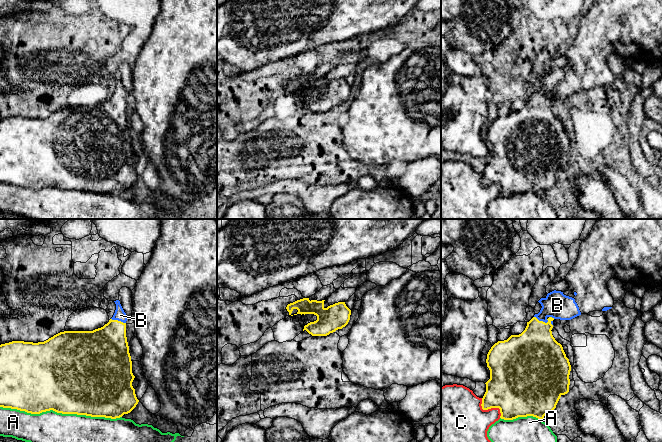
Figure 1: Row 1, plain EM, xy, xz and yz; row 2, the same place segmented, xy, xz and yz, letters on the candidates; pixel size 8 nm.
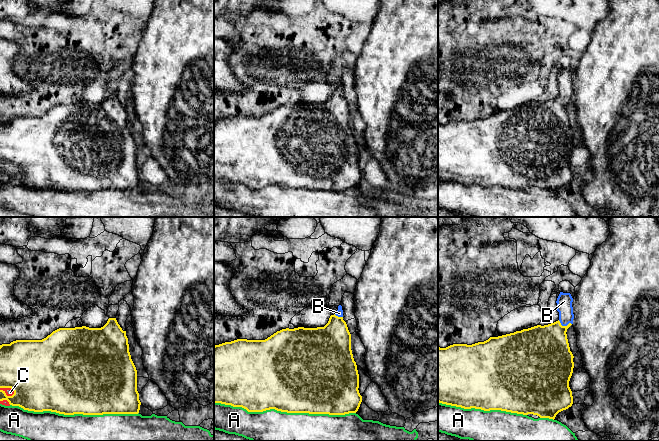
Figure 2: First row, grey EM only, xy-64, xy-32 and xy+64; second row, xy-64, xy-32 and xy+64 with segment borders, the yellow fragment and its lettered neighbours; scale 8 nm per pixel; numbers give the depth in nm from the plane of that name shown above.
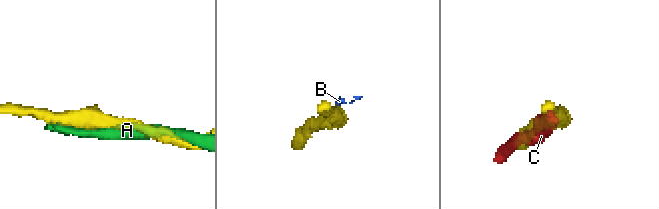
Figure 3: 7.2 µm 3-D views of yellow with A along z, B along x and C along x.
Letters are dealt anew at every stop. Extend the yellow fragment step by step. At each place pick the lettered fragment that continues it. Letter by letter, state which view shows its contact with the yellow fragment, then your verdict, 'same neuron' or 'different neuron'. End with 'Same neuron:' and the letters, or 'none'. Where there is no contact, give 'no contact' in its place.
A: contact in xy; different neuron
B: contact in yz; same neuron
C: contact in yz; different neuron
Same neuron: B

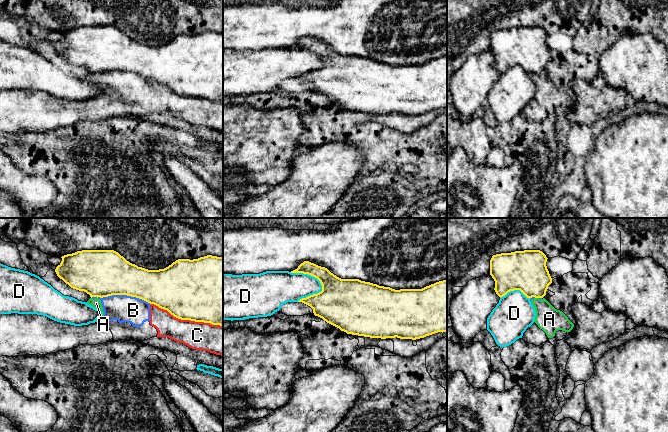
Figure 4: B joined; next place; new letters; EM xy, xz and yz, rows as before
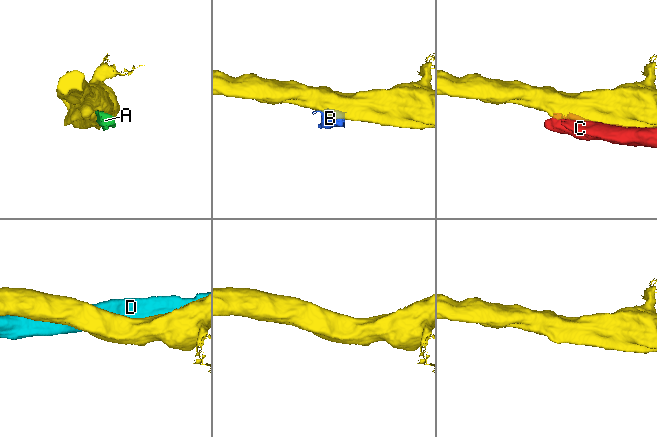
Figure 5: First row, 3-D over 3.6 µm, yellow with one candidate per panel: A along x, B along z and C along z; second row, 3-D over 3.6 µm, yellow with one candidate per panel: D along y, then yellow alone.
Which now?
A: contact in yz; different neuron
B: contact in xy; different neuron
C: contact in xy; different neuron
D: contact in xz; different neuron
Same neuron: none

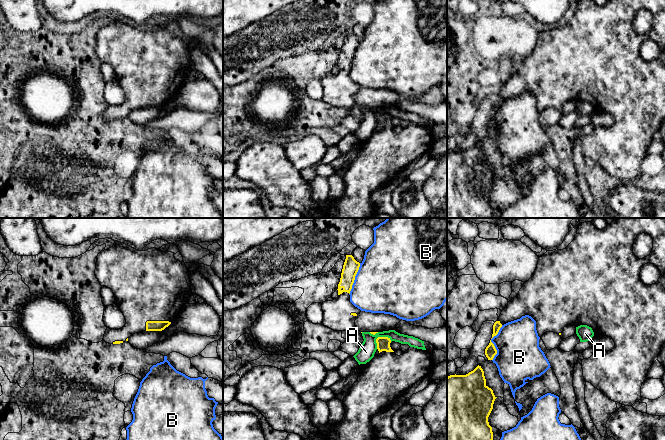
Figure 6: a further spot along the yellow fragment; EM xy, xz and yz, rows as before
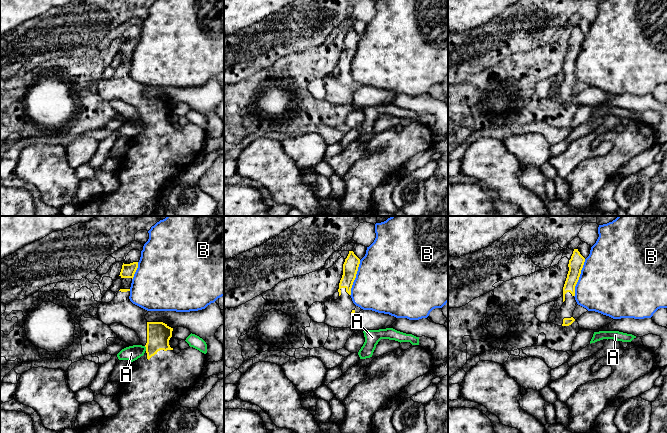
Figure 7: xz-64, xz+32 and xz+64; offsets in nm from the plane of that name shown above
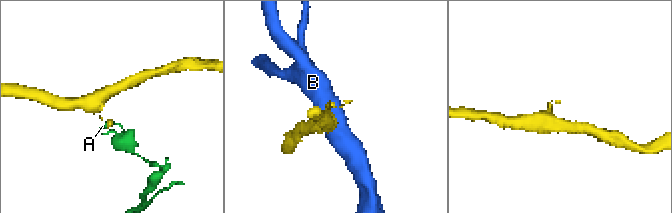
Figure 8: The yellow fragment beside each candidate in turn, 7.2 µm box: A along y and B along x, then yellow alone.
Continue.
A: contact in xz; different neuron
B: contact in yz; different neuron
Same neuron: none

